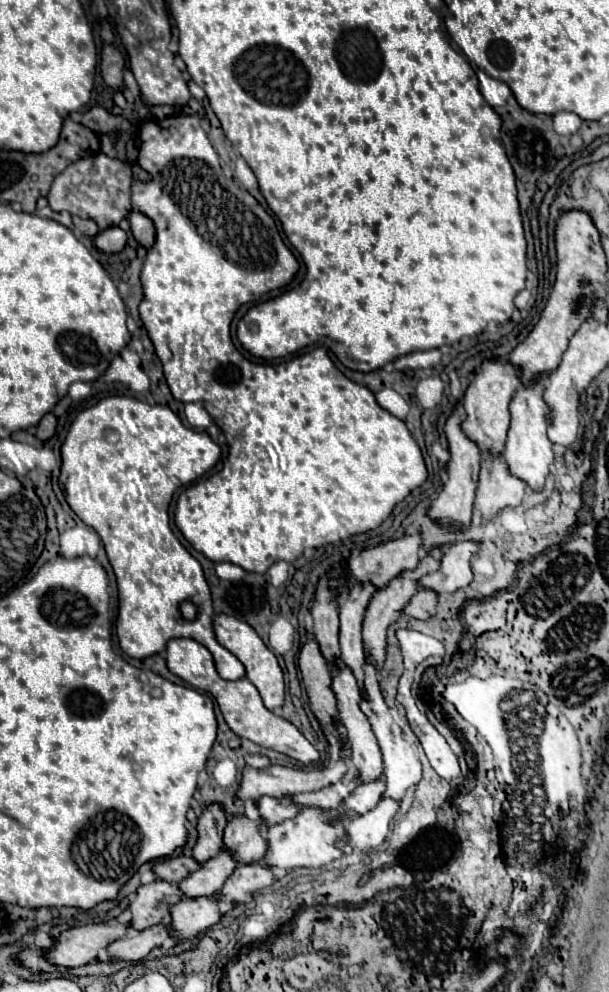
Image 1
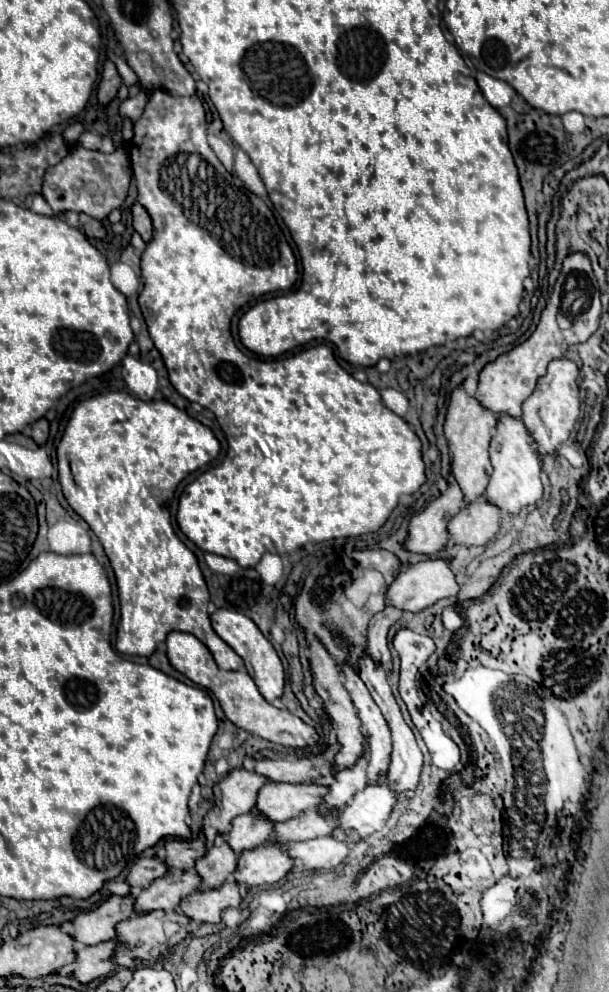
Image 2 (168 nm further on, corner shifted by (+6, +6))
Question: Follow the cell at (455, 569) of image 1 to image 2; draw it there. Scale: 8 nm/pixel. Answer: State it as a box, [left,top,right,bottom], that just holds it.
[386,560,458,612]

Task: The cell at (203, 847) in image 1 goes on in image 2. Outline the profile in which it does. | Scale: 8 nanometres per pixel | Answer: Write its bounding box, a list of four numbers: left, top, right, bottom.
[166,840,206,872]

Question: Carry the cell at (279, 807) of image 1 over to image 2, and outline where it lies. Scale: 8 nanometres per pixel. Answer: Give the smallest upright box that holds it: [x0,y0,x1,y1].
[226,810,272,856]

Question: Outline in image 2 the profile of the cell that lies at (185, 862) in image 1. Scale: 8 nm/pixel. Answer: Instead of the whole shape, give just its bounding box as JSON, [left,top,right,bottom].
[126,858,168,888]

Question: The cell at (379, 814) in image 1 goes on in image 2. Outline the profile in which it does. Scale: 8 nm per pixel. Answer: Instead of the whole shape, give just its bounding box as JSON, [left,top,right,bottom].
[288,836,350,870]

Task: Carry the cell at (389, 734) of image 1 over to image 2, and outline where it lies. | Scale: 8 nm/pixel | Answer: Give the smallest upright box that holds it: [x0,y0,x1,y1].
[330,776,396,844]

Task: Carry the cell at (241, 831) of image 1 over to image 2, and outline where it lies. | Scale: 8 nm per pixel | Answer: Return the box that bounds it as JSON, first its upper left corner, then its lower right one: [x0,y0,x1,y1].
[194,842,236,890]

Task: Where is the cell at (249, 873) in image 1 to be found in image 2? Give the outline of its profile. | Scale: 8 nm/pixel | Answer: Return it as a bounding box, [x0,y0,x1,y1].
[180,882,240,924]

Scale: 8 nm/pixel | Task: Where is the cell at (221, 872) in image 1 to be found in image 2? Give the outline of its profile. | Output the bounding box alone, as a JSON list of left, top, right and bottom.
[134,872,200,914]

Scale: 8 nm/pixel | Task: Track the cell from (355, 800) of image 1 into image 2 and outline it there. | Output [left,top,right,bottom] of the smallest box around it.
[270,808,338,850]

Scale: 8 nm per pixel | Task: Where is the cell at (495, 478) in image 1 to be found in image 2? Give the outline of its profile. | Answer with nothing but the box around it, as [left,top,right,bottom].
[448,498,500,546]

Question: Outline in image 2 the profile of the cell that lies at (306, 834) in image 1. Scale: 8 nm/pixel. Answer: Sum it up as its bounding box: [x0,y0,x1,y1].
[234,842,294,890]

